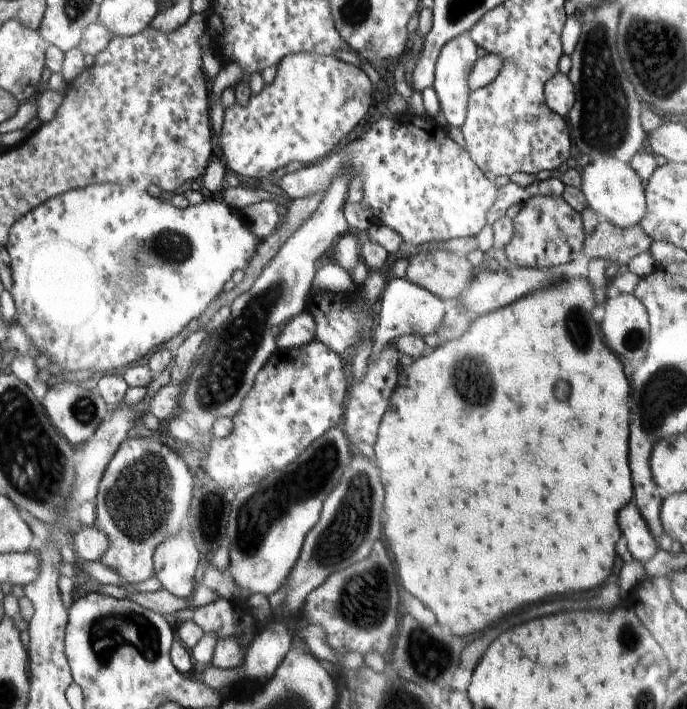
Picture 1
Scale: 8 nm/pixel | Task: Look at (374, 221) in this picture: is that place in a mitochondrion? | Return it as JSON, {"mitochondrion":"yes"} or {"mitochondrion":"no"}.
{"mitochondrion":"no"}

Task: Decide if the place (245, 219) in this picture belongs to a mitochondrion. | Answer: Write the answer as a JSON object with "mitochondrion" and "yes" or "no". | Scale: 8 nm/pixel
{"mitochondrion":"no"}

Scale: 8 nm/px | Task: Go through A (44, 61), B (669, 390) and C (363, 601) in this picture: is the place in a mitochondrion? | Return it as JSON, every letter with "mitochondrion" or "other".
{"A":"other","B":"mitochondrion","C":"mitochondrion"}

